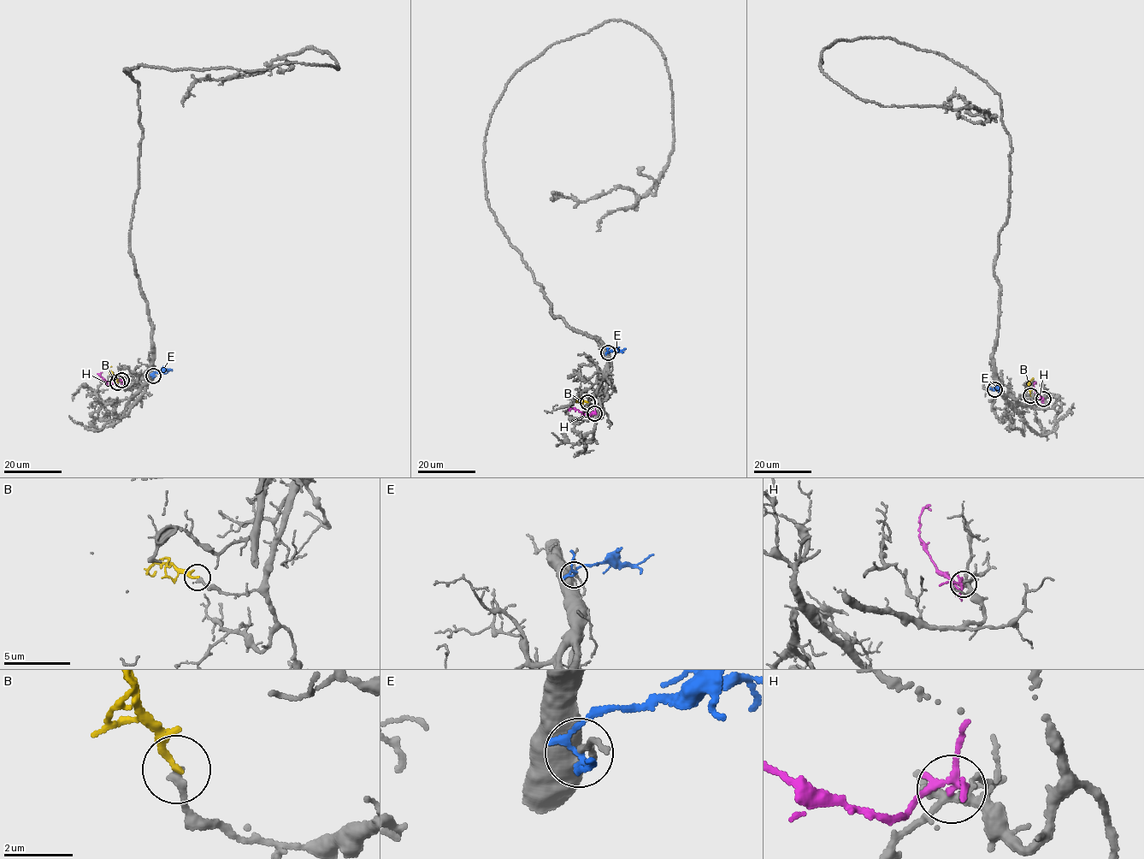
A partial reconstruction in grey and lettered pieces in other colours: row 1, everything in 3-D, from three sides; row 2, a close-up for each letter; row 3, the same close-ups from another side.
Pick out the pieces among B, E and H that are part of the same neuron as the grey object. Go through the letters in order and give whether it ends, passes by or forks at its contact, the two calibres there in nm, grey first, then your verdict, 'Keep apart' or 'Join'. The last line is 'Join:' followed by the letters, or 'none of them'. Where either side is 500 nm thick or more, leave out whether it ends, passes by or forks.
B: It ends there. Thickness 240 nm (grey) against 180 nm. Keep apart
E: It passes by. Thickness 100 nm (grey) against 150 nm. Keep apart
H: It forks there. Thickness 240 nm (grey) against 160 nm. Keep apart
Join: none of them

